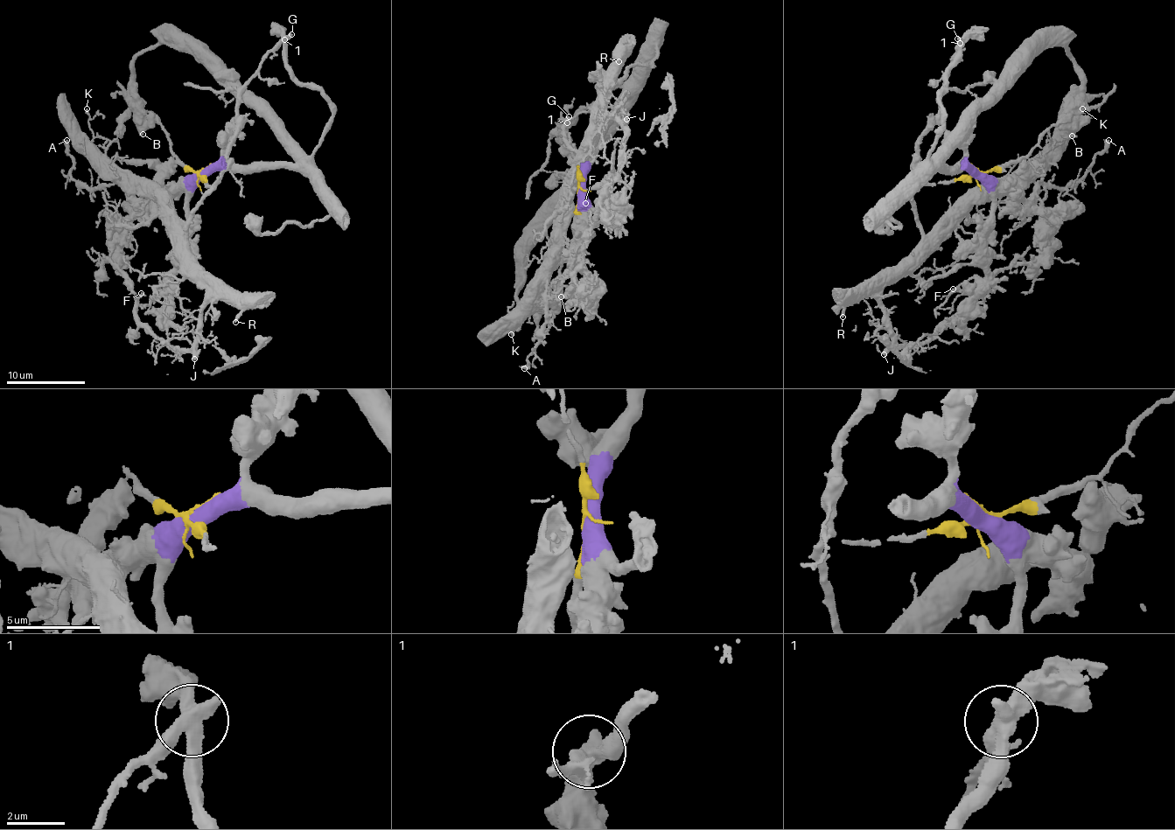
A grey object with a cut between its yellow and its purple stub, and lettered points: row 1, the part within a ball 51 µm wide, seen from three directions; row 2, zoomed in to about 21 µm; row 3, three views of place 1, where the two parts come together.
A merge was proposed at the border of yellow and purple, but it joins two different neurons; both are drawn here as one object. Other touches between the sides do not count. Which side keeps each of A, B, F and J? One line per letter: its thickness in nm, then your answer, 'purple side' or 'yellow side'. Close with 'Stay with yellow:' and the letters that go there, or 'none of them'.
A: calibre 400 nm; yellow side
B: calibre 650 nm; purple side
F: calibre 170 nm; yellow side
J: calibre 460 nm; yellow side
Stay with yellow: A, F, J

